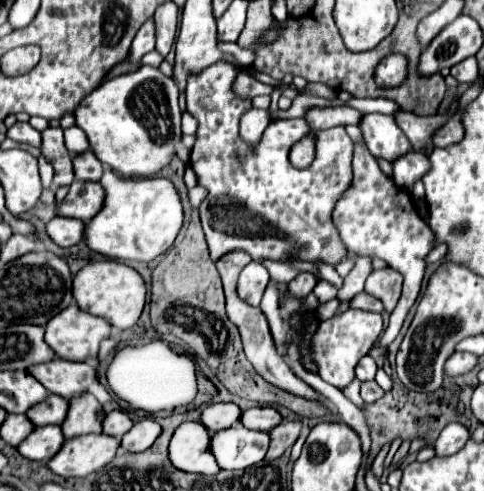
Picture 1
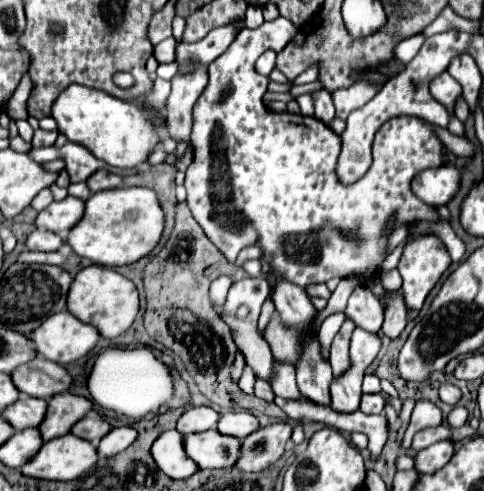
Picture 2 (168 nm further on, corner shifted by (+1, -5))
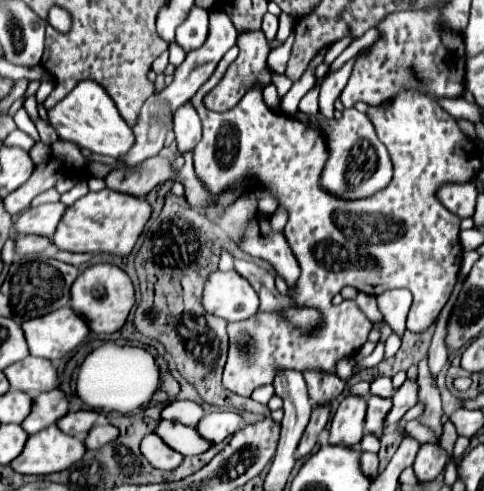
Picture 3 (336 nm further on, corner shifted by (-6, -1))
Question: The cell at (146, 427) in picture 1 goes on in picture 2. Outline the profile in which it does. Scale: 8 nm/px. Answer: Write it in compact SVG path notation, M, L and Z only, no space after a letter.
M116 426L112 428L112 432L108 436L104 436L98 444L98 454L100 456L112 456L112 454L120 454L120 450L126 450L128 446L132 446L132 442L136 442L138 432L132 426Z

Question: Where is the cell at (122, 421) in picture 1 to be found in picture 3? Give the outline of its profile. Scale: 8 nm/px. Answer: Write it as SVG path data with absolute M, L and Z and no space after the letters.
M79 410L79 412L67 412L67 416L59 418L59 424L55 424L61 432L75 436L75 438L85 438L89 428L97 422L99 414L93 410Z

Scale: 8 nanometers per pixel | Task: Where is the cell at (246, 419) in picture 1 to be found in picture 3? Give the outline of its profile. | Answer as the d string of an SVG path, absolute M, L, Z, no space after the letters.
M213 412L213 414L205 414L199 420L199 426L195 426L195 430L199 430L199 436L207 438L207 442L219 444L237 430L239 422L241 416L235 412Z

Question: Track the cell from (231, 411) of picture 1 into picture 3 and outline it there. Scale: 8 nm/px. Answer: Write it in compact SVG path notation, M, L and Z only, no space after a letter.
M171 400L161 410L163 420L173 420L185 426L197 426L199 418L203 418L203 408L195 402L183 402L183 400Z

